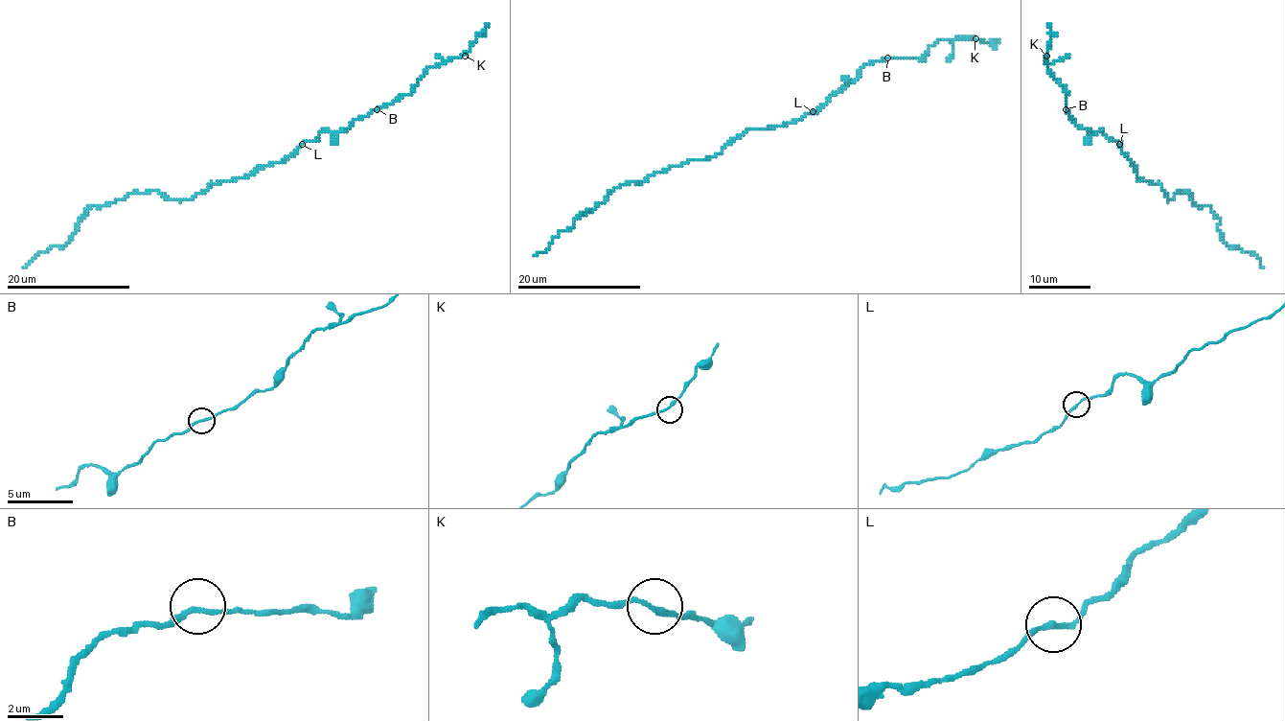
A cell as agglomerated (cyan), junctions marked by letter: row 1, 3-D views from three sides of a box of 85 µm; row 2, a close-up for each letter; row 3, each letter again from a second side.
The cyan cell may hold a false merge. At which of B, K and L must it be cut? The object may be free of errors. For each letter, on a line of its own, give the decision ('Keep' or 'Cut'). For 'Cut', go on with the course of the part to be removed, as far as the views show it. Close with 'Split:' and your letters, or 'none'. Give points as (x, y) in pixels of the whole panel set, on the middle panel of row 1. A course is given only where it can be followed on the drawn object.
B: Keep
K: Keep
L: Keep
Split: none

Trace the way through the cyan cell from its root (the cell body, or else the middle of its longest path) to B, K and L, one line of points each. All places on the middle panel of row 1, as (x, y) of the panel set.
B: (766, 128), (791, 124), (809, 113), (814, 113), (852, 81), (867, 63), (882, 61), (887, 58)
K: (766, 128), (814, 113), (867, 63), (884, 58), (920, 58), (943, 38), (975, 38)
L: (766, 128), (795, 122), (812, 111)

